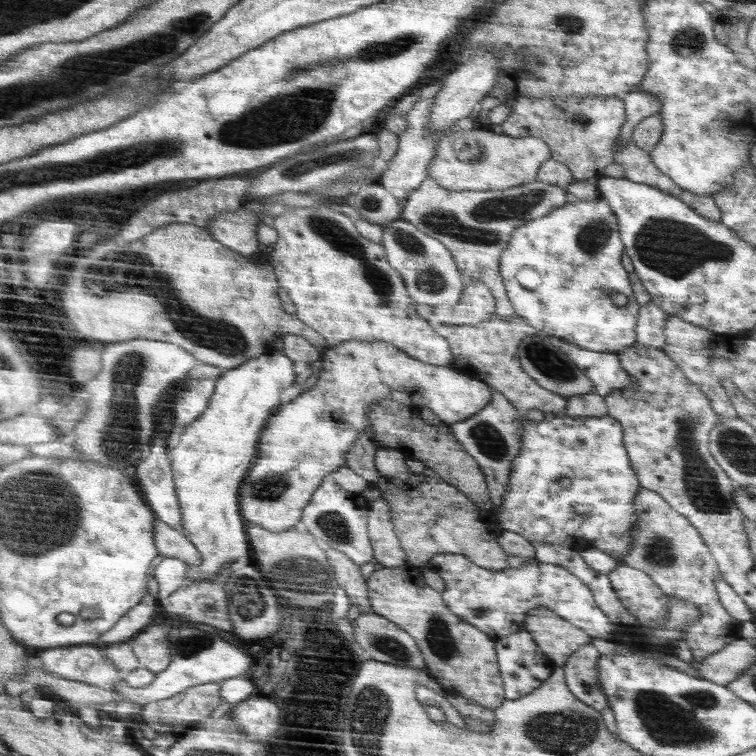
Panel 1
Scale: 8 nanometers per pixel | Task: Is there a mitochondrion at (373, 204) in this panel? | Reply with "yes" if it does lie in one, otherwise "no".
yes

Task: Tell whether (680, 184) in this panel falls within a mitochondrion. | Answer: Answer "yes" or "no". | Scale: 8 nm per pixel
no

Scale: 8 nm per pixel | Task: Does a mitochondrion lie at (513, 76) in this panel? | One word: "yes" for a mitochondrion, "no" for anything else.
no

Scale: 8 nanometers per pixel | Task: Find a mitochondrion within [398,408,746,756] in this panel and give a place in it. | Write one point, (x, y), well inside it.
(685, 719)

